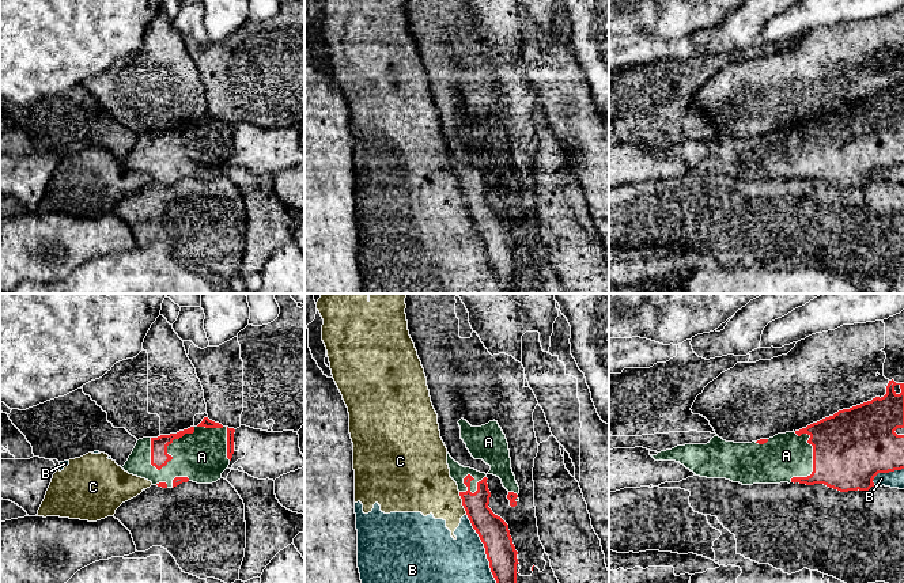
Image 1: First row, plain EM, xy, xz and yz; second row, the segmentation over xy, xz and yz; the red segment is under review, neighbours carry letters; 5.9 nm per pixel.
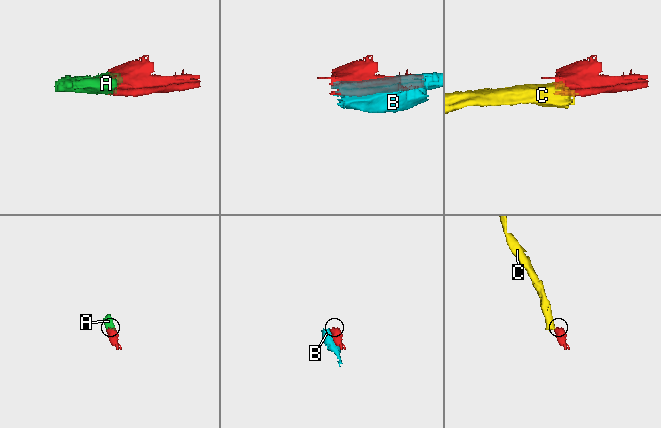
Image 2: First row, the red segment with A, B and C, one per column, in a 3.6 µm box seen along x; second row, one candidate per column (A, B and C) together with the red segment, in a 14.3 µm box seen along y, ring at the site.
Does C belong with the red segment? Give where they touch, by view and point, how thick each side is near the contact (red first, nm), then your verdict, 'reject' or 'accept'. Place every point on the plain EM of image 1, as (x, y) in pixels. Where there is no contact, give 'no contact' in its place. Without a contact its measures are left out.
meets red in xz at (462, 199); 180 nm thick on the red side, 320 nm on the other; reject

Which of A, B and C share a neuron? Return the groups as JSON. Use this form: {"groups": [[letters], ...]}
{"groups": [["A"], ["B", "C"]]}

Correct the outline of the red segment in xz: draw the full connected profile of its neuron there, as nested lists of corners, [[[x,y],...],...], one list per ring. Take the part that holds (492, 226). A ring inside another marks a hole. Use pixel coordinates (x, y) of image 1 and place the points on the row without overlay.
[[[447,148],[450,173],[457,178],[466,211],[485,243],[491,268],[502,294],[512,294],[517,285],[518,247],[508,220],[488,202],[491,188],[487,170],[464,163]]]

